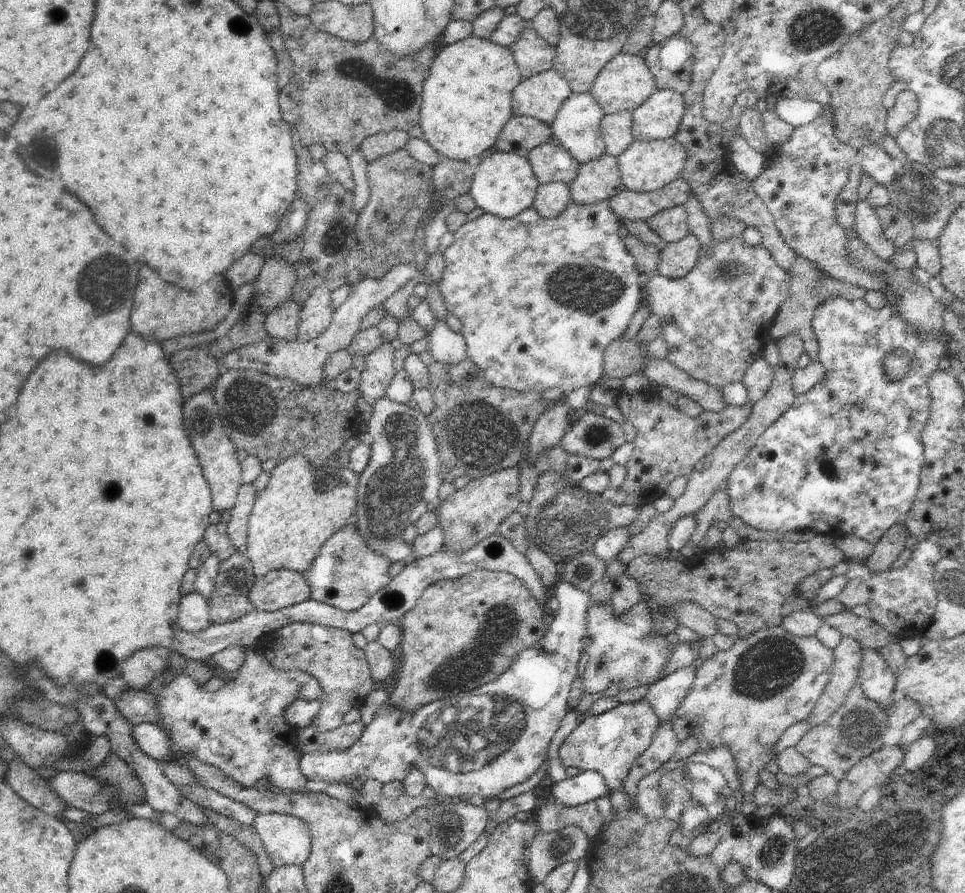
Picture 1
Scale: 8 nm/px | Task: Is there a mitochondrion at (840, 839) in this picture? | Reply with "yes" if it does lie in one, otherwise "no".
yes

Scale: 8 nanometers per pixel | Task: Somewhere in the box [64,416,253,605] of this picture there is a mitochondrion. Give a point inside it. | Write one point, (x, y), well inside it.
(114, 489)

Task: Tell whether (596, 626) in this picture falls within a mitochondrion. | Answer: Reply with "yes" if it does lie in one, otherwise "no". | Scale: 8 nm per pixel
no

